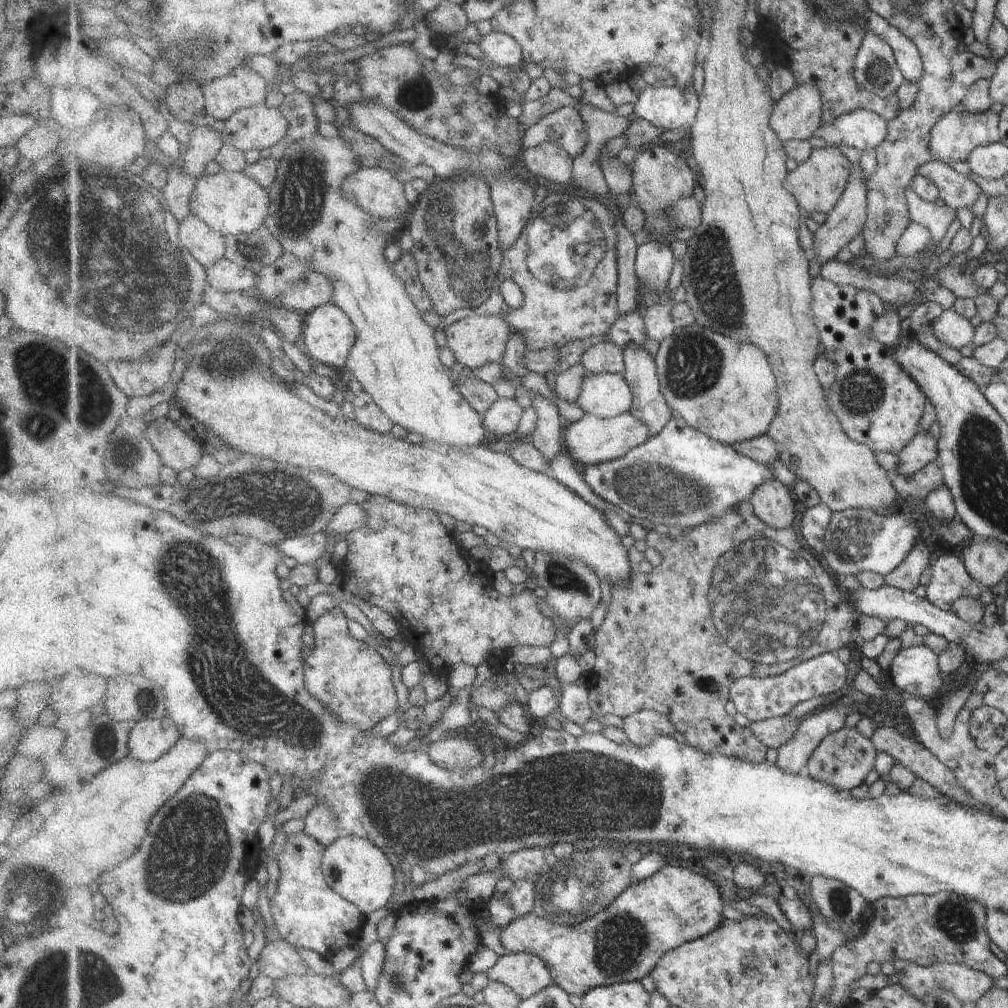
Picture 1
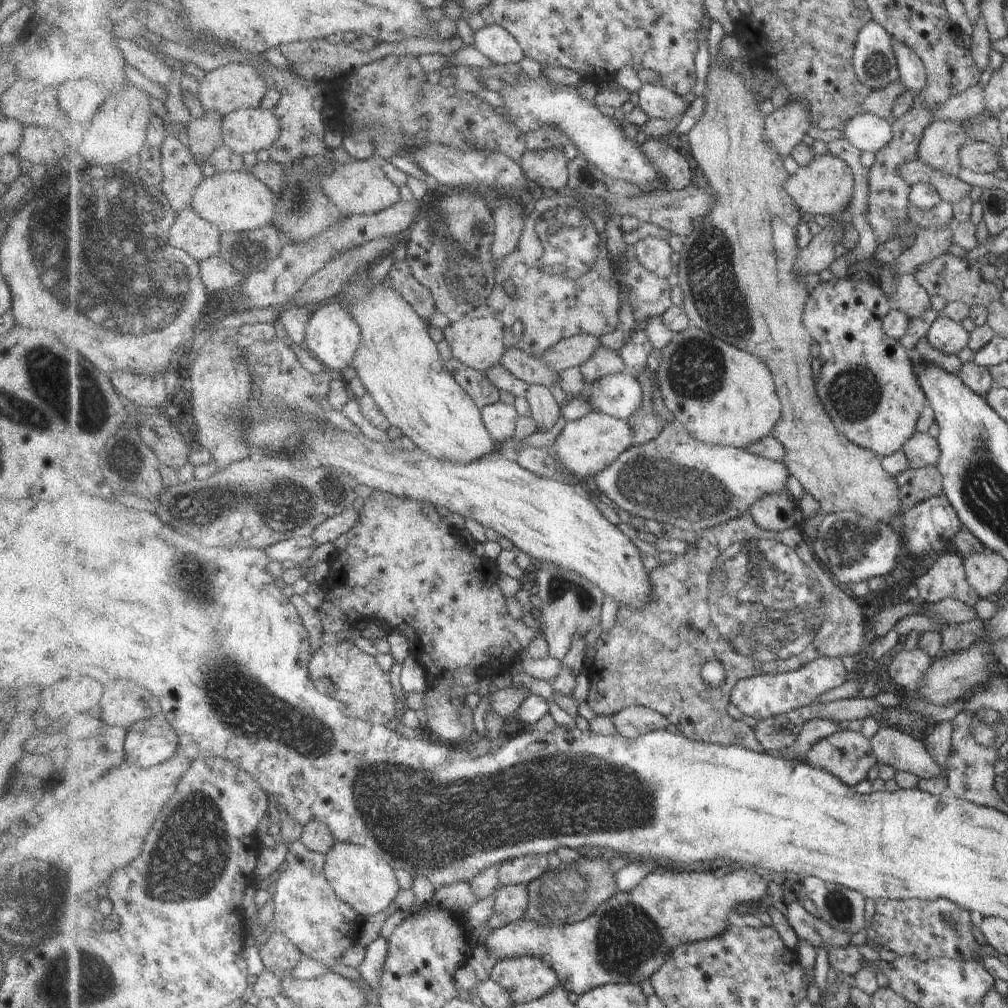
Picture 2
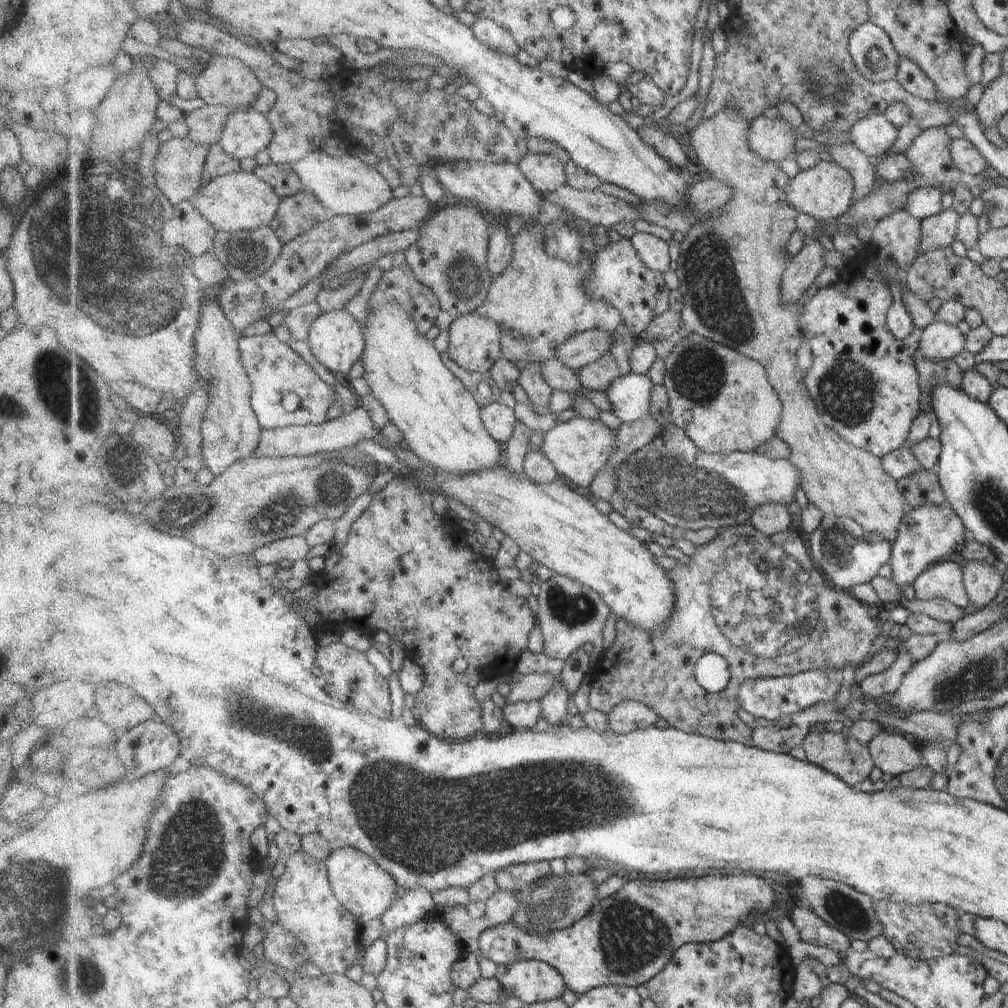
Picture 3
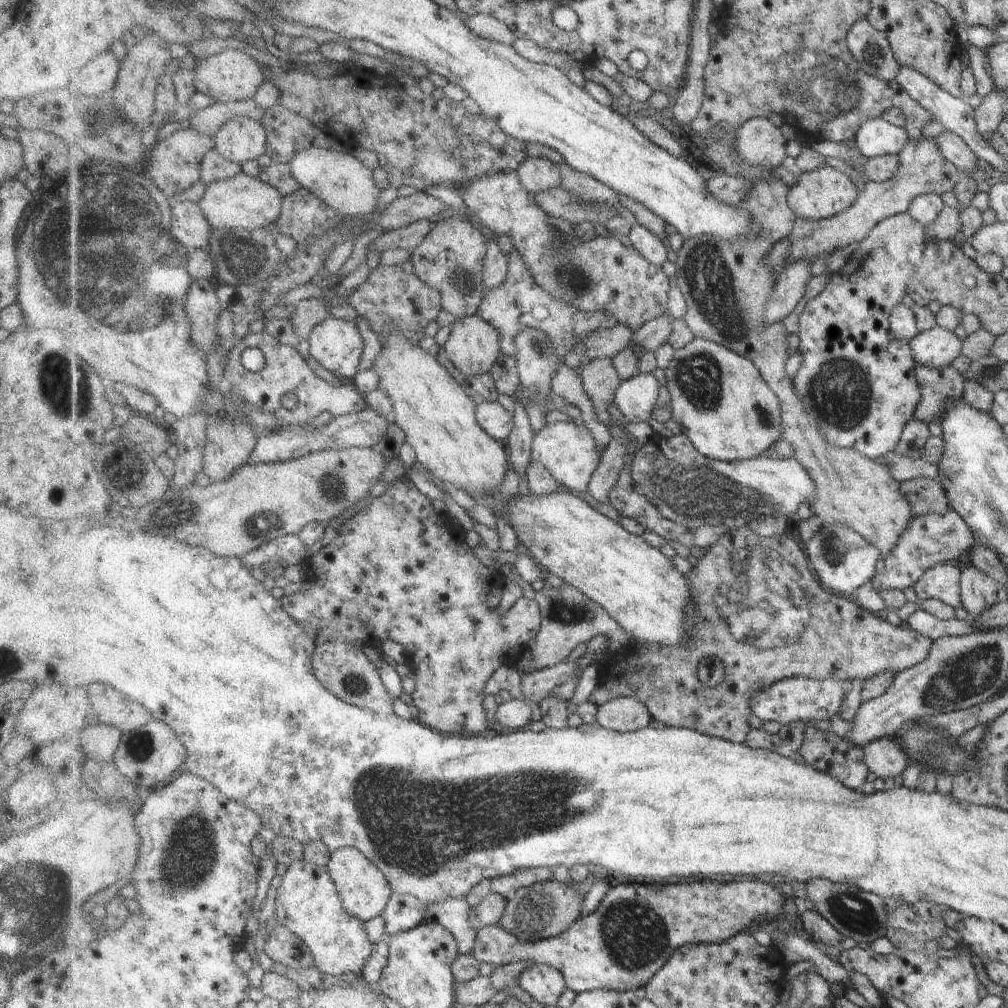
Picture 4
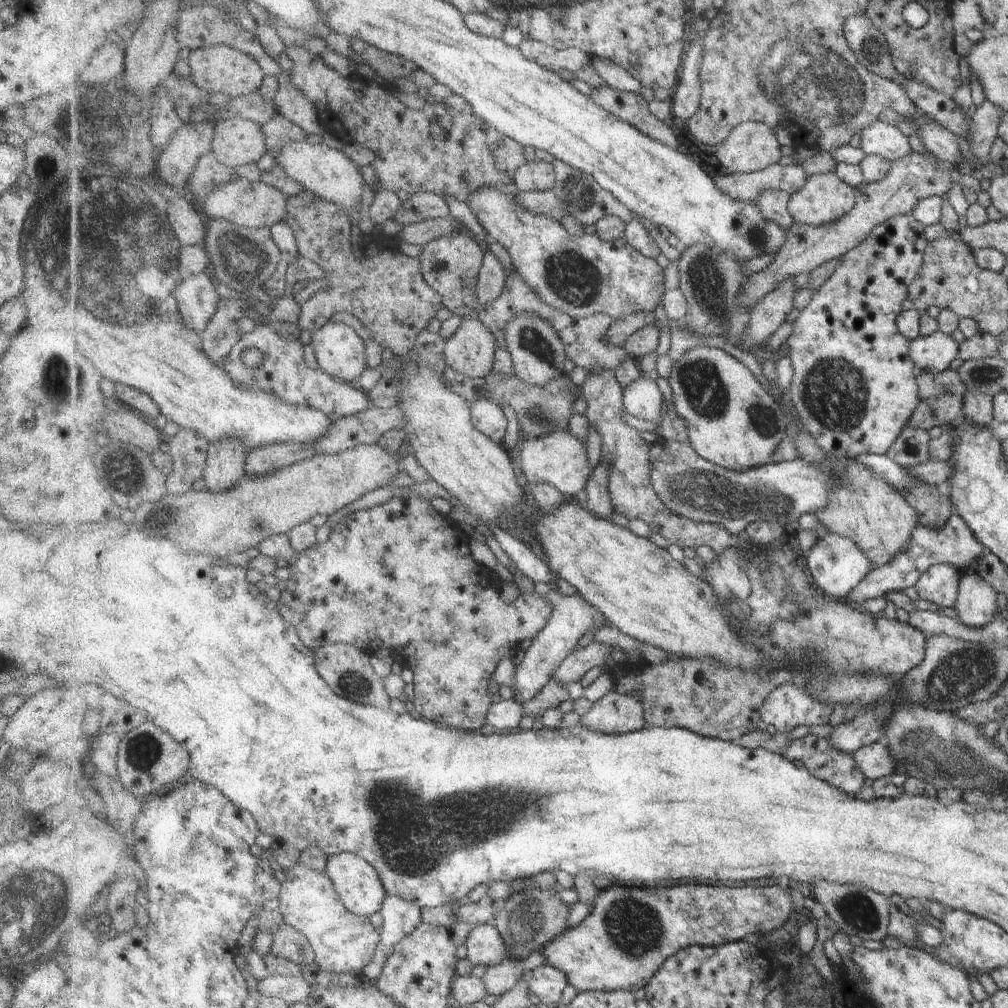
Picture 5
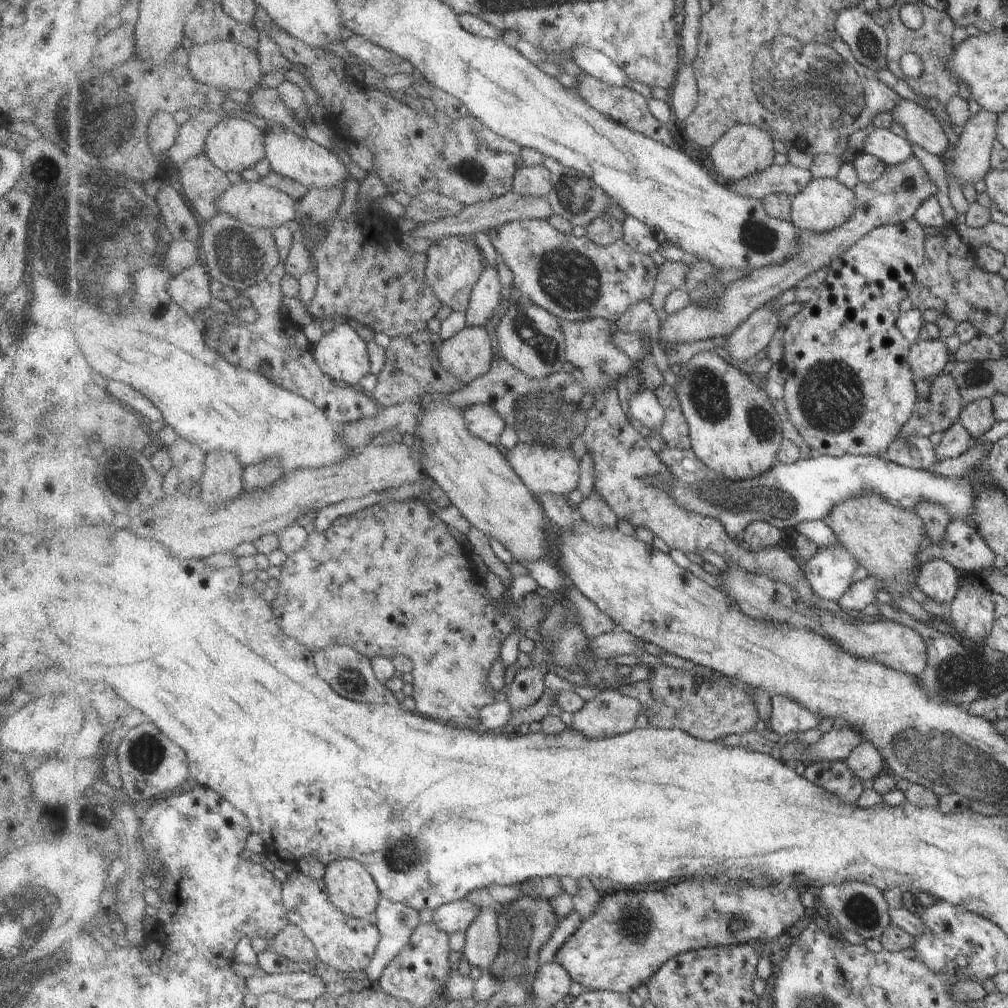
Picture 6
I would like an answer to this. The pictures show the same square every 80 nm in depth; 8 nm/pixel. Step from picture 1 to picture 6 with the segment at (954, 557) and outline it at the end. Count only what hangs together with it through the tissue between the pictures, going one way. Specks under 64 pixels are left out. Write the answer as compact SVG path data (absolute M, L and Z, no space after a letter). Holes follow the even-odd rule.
M930 559L919 568L914 585L918 586L928 599L948 607L959 589L960 574L961 572L945 560Z

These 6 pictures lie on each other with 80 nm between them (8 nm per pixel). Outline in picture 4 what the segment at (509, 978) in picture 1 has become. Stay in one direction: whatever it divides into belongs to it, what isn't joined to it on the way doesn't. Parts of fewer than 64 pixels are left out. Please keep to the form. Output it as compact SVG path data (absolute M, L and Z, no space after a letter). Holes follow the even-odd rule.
M546 963L530 965L517 976L517 981L534 1000L546 1007L558 1006L562 994L569 987L565 974Z

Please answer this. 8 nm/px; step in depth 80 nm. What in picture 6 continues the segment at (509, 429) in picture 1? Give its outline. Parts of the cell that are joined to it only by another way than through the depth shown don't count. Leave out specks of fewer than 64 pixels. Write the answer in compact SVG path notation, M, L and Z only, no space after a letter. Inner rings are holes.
M484 403L473 404L465 410L465 419L469 429L476 436L501 448L500 440L507 422L495 408Z

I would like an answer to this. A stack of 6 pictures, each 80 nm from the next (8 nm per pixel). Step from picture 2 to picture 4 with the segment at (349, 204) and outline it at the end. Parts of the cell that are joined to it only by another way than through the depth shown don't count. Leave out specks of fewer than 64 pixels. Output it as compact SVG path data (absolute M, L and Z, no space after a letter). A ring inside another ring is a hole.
M312 147L304 150L303 153L298 153L290 164L301 184L318 195L318 198L324 200L328 206L335 208L341 215L362 217L377 211L383 189L376 182L374 169L343 148Z

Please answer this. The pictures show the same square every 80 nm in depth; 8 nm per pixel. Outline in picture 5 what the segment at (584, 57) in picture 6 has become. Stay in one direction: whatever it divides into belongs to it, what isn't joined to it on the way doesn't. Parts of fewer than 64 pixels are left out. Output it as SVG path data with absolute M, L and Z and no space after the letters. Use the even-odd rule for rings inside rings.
M594 55L592 64L610 87L643 96L641 80L617 62Z

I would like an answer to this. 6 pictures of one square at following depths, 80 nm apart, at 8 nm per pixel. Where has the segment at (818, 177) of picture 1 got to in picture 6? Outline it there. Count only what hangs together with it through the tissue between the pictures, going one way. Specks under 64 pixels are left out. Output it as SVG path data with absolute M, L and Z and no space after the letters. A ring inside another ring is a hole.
M816 178L793 199L793 222L804 231L825 233L840 228L850 220L858 208L855 189L850 189L838 178Z

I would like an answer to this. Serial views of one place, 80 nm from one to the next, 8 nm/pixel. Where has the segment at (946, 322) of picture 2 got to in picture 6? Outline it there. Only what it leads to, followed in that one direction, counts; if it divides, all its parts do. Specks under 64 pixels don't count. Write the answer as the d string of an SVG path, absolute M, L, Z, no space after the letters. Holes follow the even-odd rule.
M945 339L919 340L911 346L910 367L916 380L938 376L949 361Z

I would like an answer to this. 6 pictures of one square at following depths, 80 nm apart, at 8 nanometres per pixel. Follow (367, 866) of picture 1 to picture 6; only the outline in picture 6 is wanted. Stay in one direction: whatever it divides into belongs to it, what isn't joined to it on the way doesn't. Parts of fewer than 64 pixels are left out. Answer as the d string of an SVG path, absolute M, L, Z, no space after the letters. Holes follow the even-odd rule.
M336 860L327 866L324 880L338 909L348 916L368 918L380 906L379 882L358 860Z

